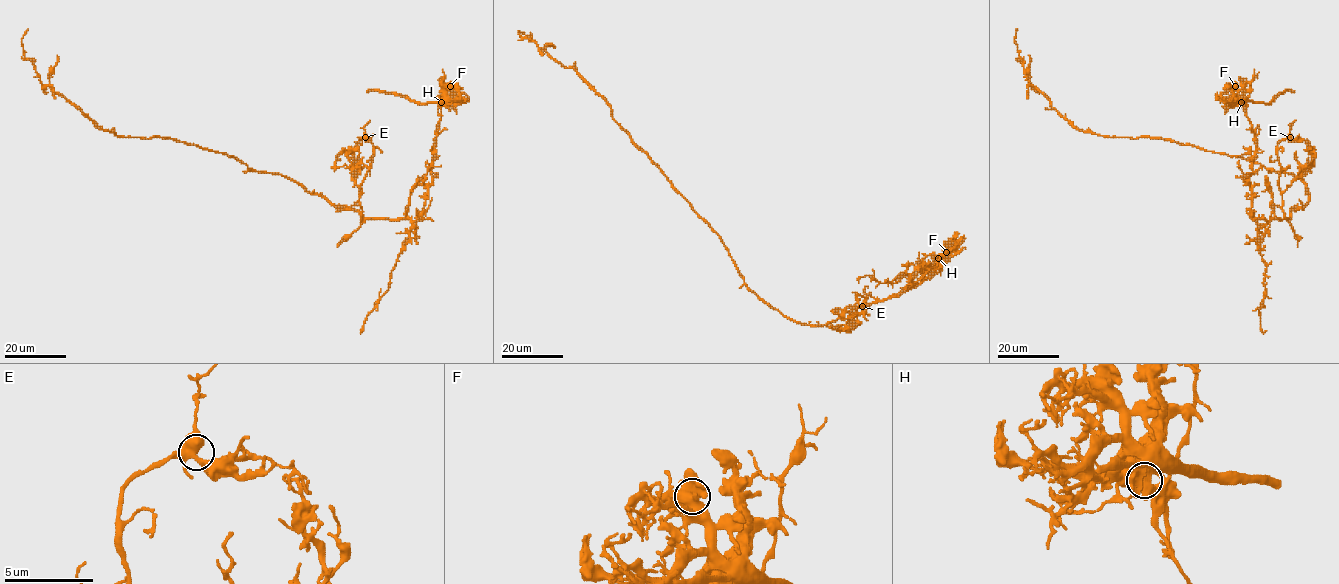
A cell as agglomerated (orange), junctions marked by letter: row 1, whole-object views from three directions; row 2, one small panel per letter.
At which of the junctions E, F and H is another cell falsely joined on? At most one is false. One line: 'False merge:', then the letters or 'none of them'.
False merge: H

